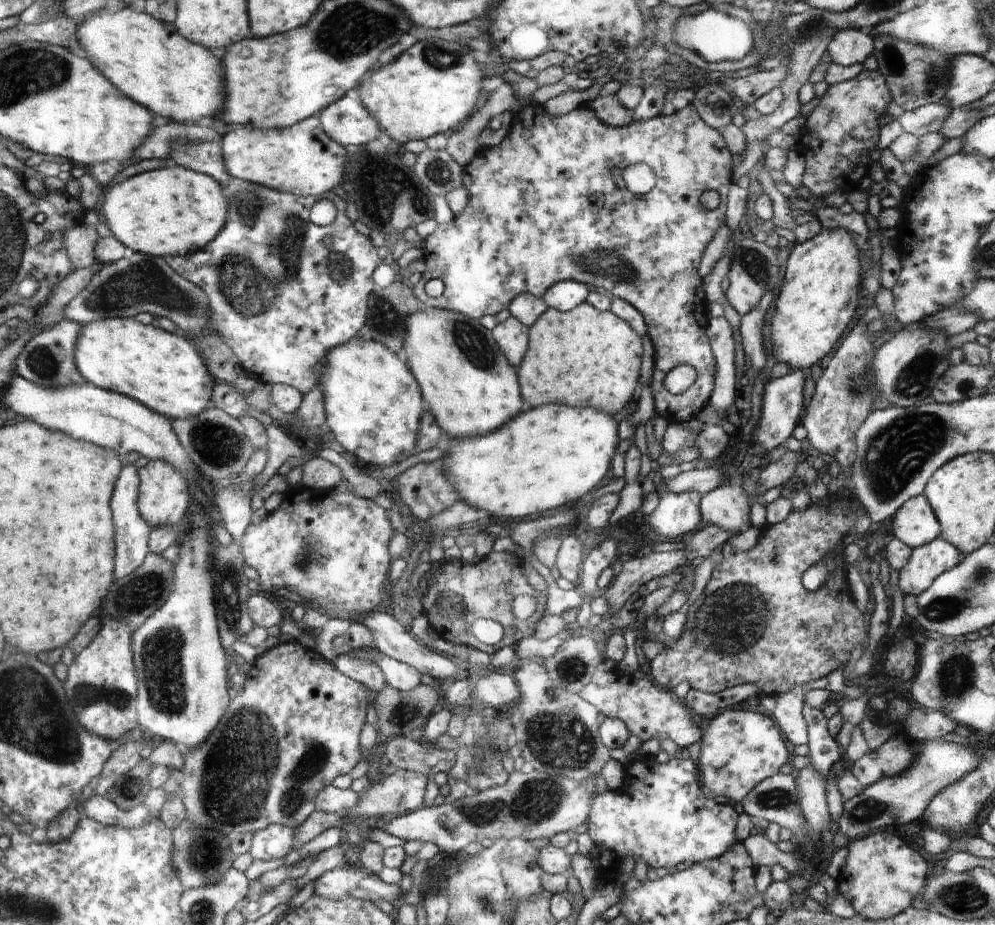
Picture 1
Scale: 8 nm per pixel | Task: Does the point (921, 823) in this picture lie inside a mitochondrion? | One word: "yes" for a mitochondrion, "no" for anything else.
no

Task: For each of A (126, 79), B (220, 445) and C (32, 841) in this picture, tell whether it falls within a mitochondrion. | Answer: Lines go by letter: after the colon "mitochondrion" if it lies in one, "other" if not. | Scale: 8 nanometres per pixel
A: other
B: mitochondrion
C: other

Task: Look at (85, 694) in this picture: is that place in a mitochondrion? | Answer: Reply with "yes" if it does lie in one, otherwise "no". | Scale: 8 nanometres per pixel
yes

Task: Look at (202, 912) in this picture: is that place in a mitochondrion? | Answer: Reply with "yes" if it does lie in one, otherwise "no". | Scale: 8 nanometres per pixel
yes

